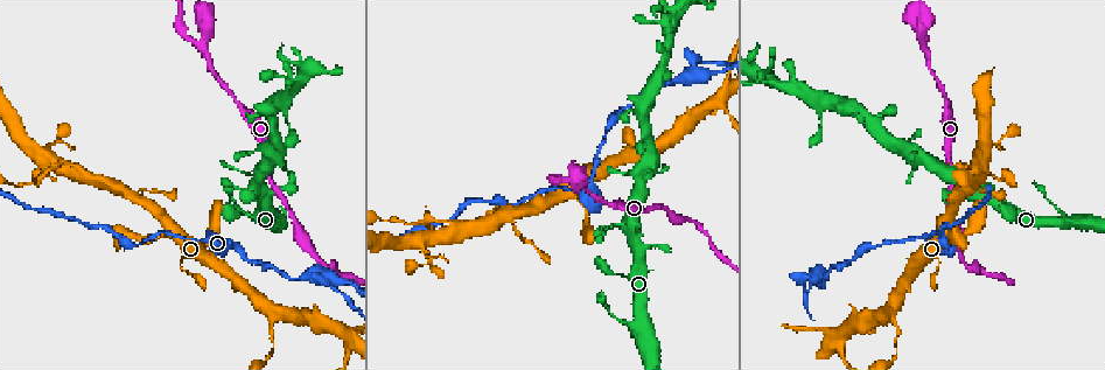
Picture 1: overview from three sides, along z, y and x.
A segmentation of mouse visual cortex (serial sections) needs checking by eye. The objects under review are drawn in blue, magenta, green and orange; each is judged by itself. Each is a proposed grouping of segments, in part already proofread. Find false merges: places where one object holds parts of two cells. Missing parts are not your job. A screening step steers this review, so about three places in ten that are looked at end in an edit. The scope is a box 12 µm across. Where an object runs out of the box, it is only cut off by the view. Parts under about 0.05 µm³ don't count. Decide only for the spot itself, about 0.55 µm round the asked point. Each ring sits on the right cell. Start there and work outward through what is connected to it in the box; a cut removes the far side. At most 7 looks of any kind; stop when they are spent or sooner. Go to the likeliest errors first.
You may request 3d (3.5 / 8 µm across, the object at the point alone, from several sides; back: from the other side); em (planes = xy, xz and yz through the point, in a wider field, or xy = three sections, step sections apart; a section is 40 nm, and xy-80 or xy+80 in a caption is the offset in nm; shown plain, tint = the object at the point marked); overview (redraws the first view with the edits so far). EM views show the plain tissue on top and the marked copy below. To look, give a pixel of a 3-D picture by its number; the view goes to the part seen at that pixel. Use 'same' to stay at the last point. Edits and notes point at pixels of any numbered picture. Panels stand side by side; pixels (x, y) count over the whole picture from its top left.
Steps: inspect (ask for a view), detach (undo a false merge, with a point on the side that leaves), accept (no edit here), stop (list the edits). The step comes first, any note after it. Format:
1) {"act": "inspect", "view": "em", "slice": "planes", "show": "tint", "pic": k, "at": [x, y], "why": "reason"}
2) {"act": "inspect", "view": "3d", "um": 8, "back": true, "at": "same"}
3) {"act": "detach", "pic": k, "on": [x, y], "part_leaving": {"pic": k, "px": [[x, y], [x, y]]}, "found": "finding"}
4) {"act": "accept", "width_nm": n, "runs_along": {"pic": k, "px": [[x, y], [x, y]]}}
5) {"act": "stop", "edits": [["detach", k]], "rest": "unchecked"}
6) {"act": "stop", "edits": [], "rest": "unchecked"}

{"act": "inspect", "view": "3d", "um": 3.5, "pic": 1, "at": [818, 276], "why": "arms part here"}

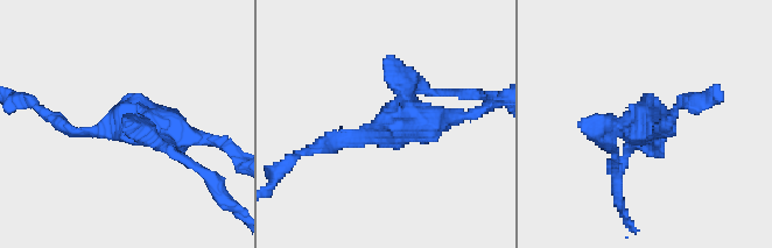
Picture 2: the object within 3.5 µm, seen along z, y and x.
{"act": "inspect", "view": "em", "slice": "xy", "step": 1, "show": "tint", "pic": 2, "at": [641, 126]}

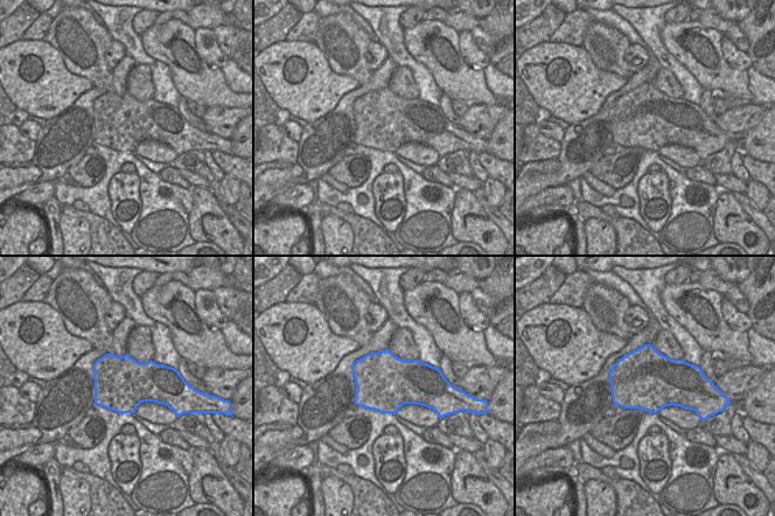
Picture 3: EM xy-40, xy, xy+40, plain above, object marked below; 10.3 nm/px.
{"act": "detach", "pic": 2, "on": [183, 160], "width_nm": 600, "part_leaving": {"pic": 2, "px": [[145, 128], [203, 171], [224, 200]]}, "found": "a second cell is stuck on"}

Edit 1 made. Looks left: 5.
{"act": "inspect", "view": "3d", "um": 8, "pic": 1, "at": [924, 48], "why": "branch point"}

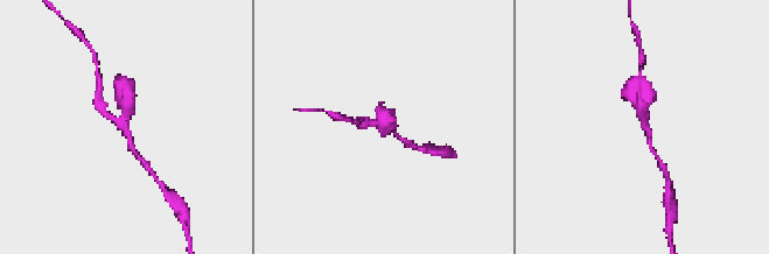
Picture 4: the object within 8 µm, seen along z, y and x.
{"act": "inspect", "view": "em", "slice": "planes", "show": "tint", "pic": 4, "at": [649, 126], "arms": 3, "arm_widths_nm": [150, 200, 450]}

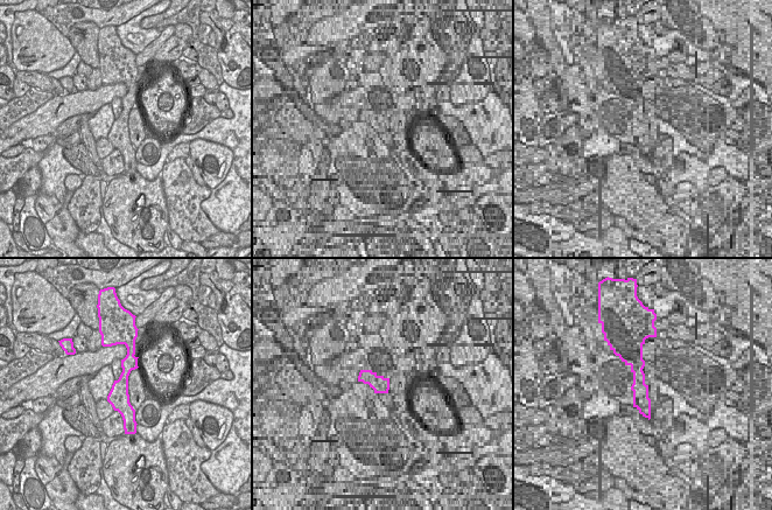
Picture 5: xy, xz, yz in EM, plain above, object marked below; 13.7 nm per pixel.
{"act": "accept", "runs_along": {"pic": 4, "px": [[656, 154], [638, 94]]}, "found": "all the same cell"}

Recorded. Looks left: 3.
{"act": "inspect", "view": "3d", "um": 3.5, "pic": 1, "at": [59, 139], "why": "sudden change in width"}

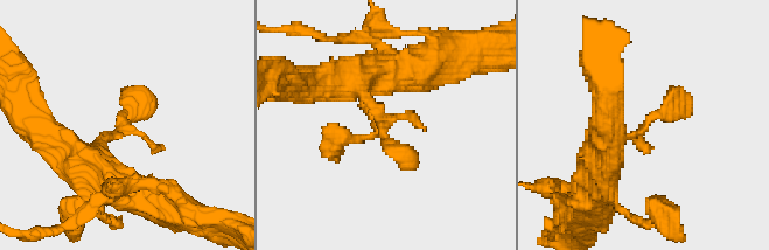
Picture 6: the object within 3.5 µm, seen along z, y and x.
{"act": "inspect", "view": "em", "slice": "xy", "step": 1, "show": "tint", "pic": 6, "at": [645, 121]}

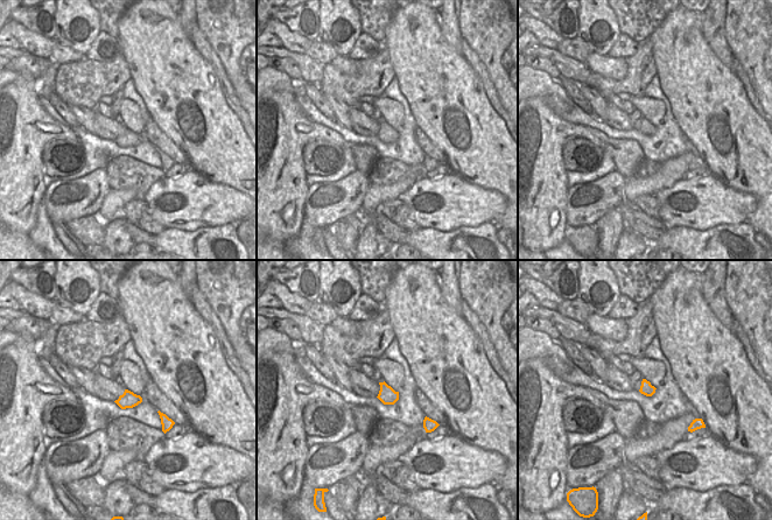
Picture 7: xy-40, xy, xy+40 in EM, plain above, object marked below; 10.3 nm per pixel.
{"act": "inspect", "view": "em", "slice": "planes", "show": "tint", "at": "same", "why": "cut it another way"}

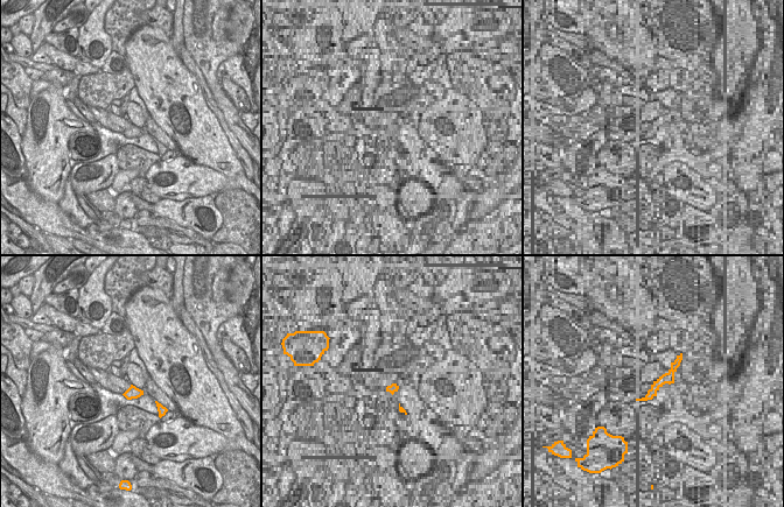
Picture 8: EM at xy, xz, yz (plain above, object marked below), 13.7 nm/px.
{"act": "accept", "width_nm": 160, "runs_along": {"pic": 6, "px": [[605, 169], [616, 141], [689, 102]]}, "found": "all the same cell"}

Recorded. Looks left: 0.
{"act": "stop", "edits": [["detach", 2]], "rest": "unchecked"}

